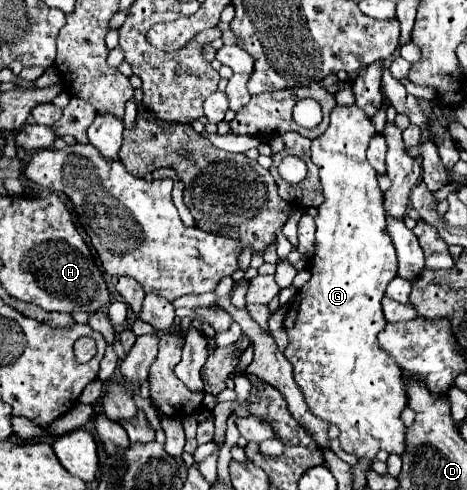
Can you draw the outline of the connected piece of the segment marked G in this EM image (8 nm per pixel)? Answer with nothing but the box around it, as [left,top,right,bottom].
[283,104,407,460]

